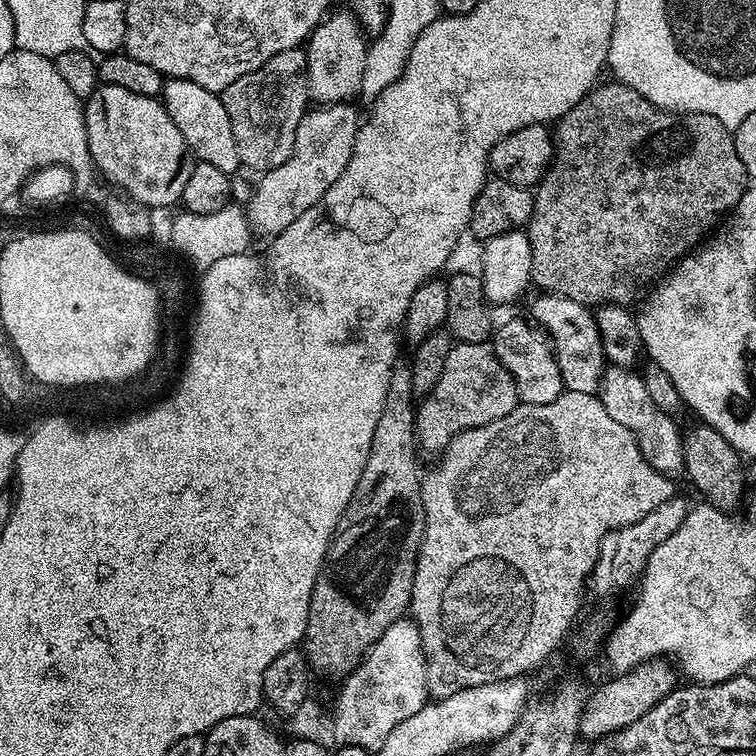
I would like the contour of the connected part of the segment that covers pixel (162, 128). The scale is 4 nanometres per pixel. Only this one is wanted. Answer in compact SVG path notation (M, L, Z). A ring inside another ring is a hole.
M100 84L94 94L84 104L84 121L86 122L86 138L90 146L92 162L97 173L100 172L112 184L117 184L119 191L147 208L159 210L171 204L181 203L180 195L186 190L186 178L190 178L194 160L189 155L186 142L178 131L178 126L166 114L163 103L157 97L146 94L133 94L122 86Z

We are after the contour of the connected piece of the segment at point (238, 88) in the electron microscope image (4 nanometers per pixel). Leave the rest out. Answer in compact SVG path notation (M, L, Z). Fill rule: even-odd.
M303 47L282 50L270 62L250 74L242 74L219 93L222 106L230 117L234 142L238 142L238 158L245 169L253 168L256 174L282 166L294 150L294 134L310 108L308 95L308 54Z

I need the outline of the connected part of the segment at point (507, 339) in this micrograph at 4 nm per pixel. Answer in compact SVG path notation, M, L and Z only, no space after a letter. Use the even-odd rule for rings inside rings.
M512 318L501 327L499 325L493 333L492 345L496 357L514 378L516 389L523 403L546 405L547 402L554 402L554 399L565 391L555 353L545 333L533 325L529 319Z

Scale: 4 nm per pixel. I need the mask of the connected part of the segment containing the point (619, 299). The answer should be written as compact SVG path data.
M619 82L611 83L601 83L593 88L582 98L582 102L578 102L578 106L574 106L574 110L567 112L561 120L555 121L552 163L544 169L540 183L535 185L532 197L534 210L526 225L532 255L532 284L540 287L541 293L565 296L585 306L631 305L630 302L636 295L639 297L657 277L667 273L677 260L693 251L694 246L699 245L731 213L738 198L742 198L750 183L746 166L742 166L742 158L738 158L738 150L732 141L732 132L726 126L722 126L718 118L697 112L683 114L668 112L642 98L638 90Z

